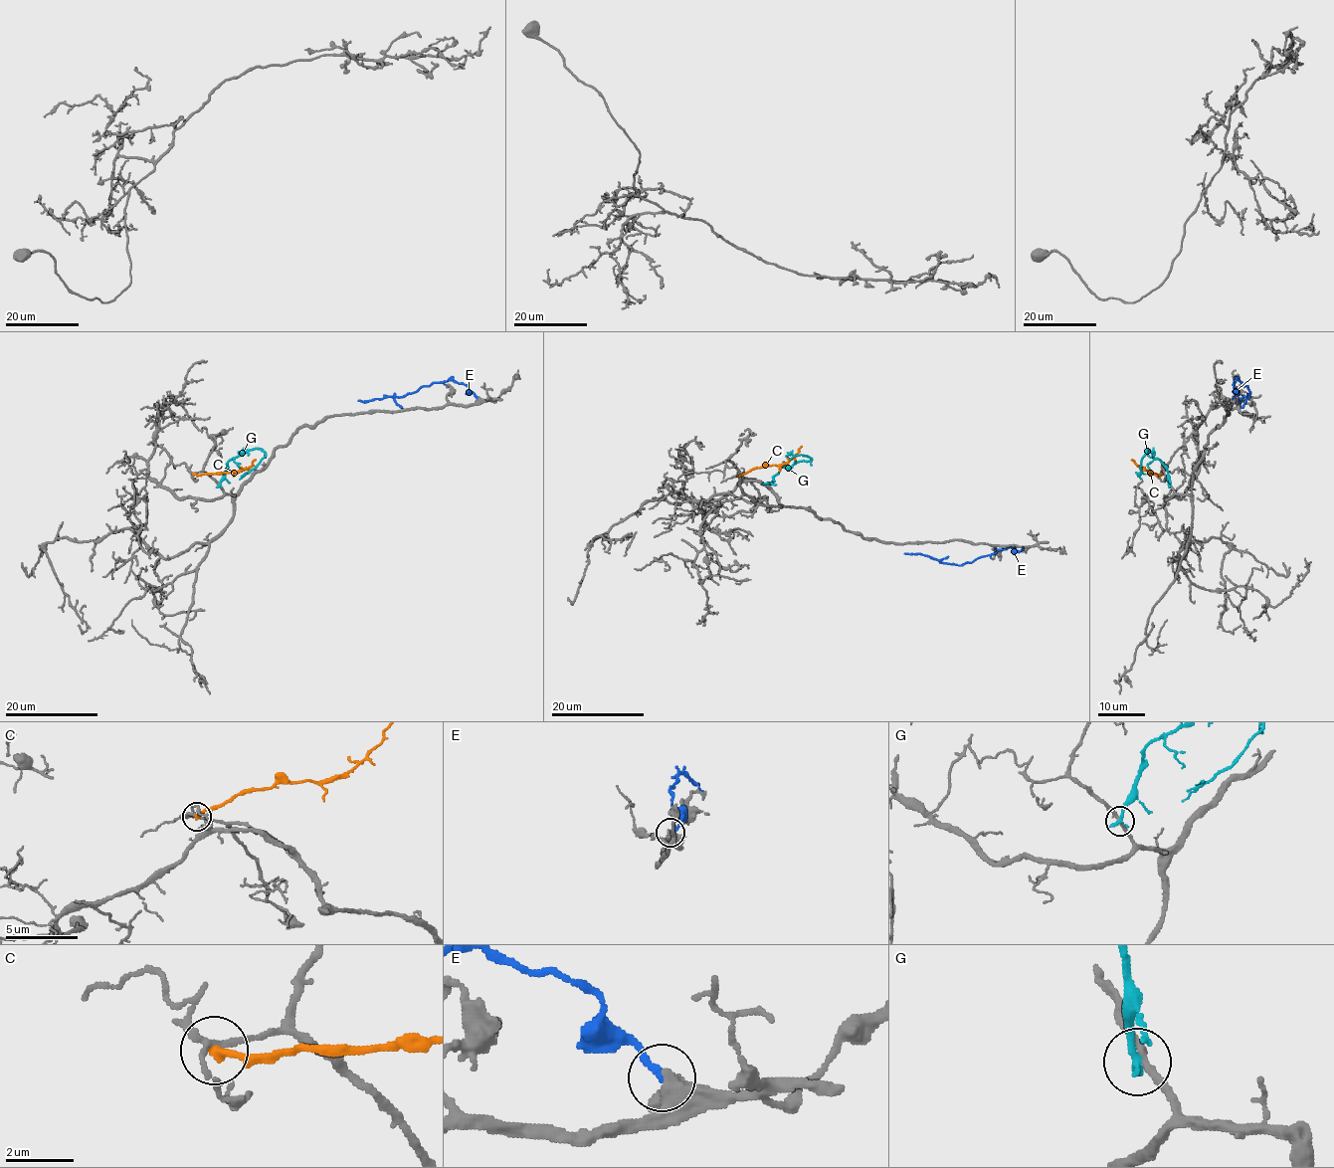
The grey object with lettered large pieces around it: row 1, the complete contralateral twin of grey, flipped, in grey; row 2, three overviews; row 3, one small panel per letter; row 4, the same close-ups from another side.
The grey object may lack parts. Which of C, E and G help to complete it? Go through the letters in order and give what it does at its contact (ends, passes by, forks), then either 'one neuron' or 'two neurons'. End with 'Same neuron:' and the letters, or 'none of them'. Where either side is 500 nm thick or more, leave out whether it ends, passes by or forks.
C: it ends; two neurons
E: it ends; two neurons
G: it ends; two neurons
Same neuron: none of them

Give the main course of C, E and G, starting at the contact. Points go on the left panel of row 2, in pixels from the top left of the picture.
C: (193, 474), (241, 472), (249, 469), (256, 459)
E: (477, 397), (465, 385), (449, 379), (422, 386), (412, 393), (358, 400)
G: (220, 486), (231, 459), (252, 449), (260, 449), (265, 457), (239, 479)

